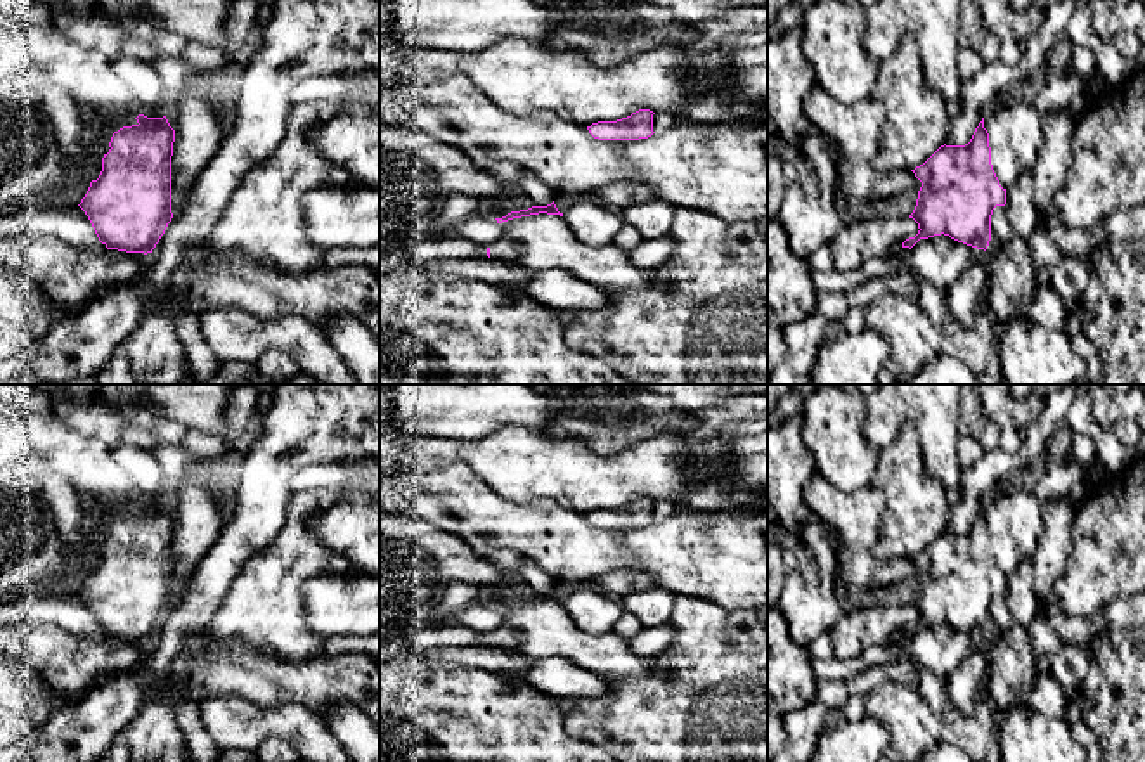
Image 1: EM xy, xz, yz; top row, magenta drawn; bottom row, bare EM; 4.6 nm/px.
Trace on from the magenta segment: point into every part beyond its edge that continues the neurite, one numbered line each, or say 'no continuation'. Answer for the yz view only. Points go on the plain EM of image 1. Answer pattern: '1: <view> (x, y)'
1: yz (1014, 513)

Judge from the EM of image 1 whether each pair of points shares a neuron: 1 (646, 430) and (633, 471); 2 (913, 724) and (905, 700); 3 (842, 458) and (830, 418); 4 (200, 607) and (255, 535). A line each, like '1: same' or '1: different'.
1: different
2: same
3: same
4: same

